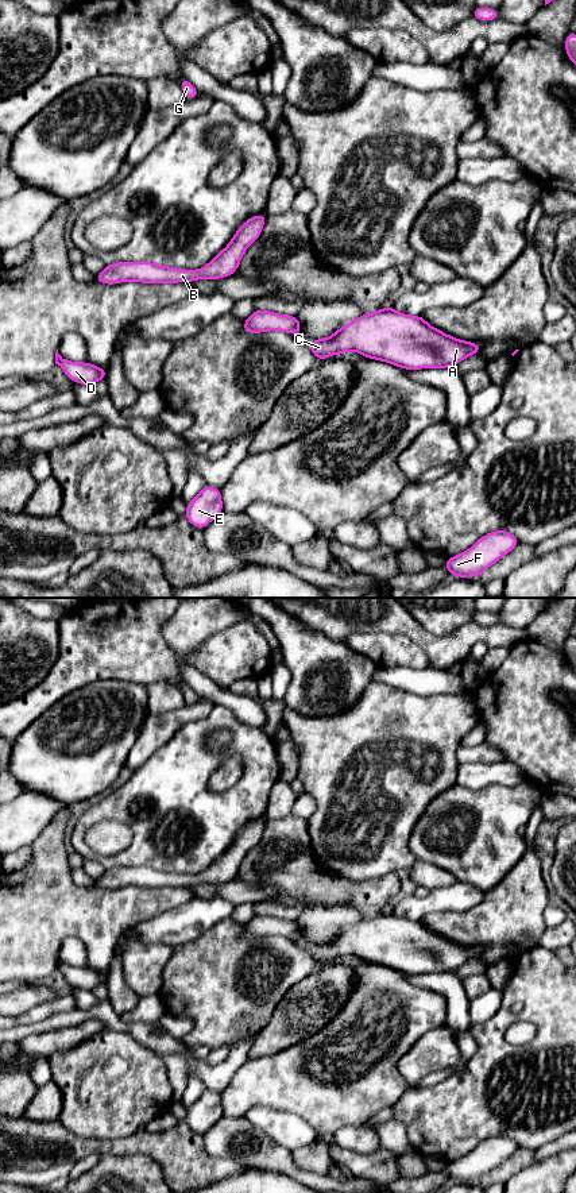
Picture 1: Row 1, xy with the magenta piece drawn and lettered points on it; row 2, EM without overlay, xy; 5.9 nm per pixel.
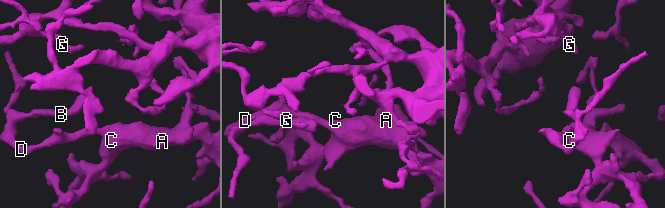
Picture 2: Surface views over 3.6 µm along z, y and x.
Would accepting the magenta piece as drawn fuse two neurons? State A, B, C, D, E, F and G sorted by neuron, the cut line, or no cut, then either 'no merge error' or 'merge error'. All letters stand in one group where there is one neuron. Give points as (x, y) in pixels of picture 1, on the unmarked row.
A B C D E F G; no cut; no merge error

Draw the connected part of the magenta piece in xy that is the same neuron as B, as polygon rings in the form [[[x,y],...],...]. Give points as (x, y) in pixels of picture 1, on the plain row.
[[[267,818],[250,822],[233,839],[229,849],[220,856],[206,870],[198,875],[166,872],[152,866],[119,866],[107,869],[97,879],[94,888],[115,889],[127,885],[143,888],[178,888],[198,884],[219,884],[236,877],[239,868],[248,853],[260,839]]]

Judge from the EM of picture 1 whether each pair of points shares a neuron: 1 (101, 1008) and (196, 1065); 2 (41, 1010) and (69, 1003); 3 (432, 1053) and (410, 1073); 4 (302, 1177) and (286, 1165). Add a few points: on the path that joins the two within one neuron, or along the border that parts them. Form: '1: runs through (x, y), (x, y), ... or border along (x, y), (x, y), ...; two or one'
1: runs through (126, 1026), (151, 1034), (161, 1042), (173, 1046); one
2: runs through (47, 1008), (62, 1004); one
3: runs through (426, 1057), (416, 1068); one
4: runs through (298, 1174), (290, 1169); one

